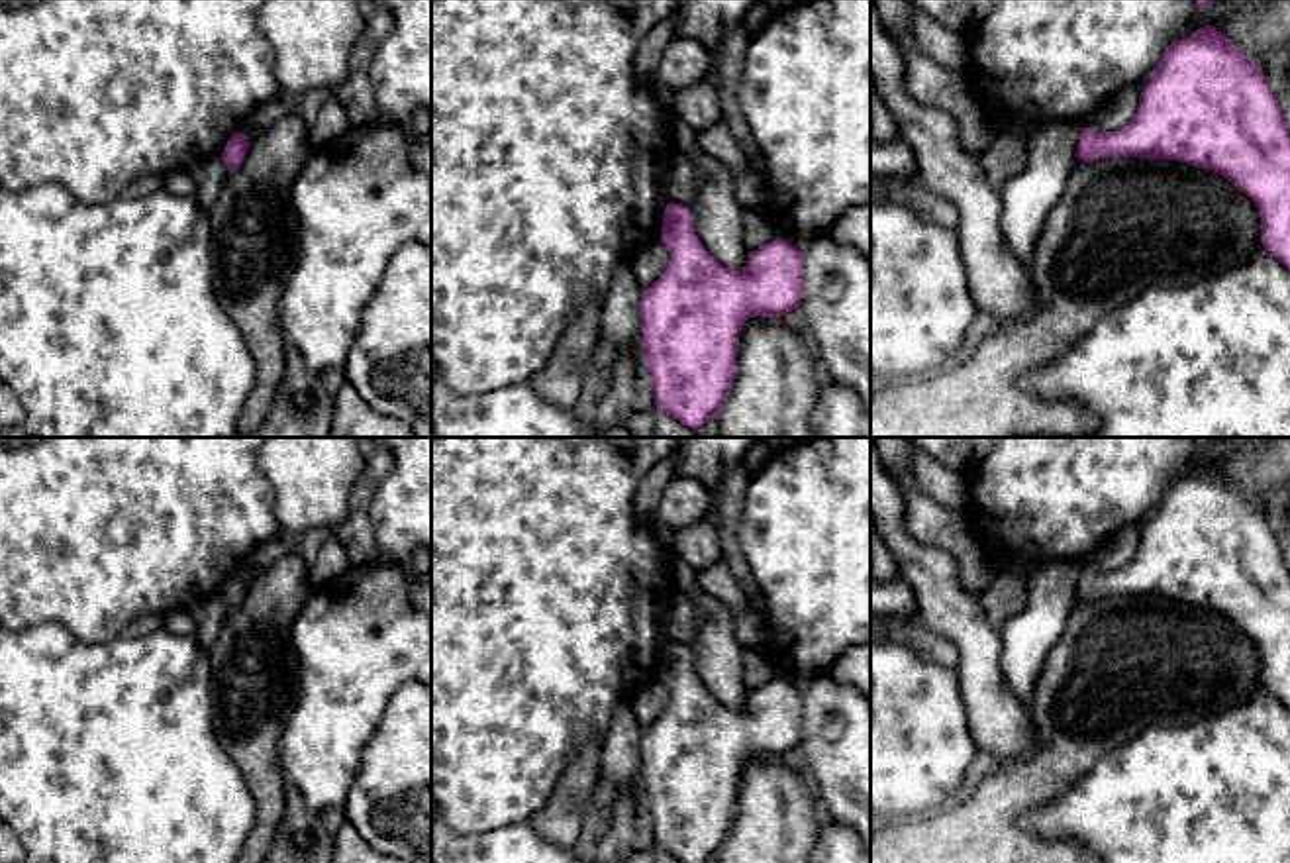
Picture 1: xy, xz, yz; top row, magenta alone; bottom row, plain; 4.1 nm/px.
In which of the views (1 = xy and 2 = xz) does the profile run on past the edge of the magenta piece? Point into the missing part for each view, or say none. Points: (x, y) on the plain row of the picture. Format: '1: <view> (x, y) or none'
1: none
2: none

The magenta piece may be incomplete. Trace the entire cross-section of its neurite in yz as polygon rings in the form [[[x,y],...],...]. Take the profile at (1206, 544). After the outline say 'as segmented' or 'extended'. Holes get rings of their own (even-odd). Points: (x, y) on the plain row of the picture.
[[[1214,465],[1166,486],[1129,565],[1117,571],[1080,567],[1080,600],[1121,594],[1178,600],[1227,618],[1257,643],[1261,683],[1290,710],[1290,567],[1263,508]]]; as segmented

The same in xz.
[[[669,641],[663,679],[670,700],[667,710],[643,732],[639,759],[643,794],[659,849],[680,863],[706,863],[725,841],[737,808],[739,775],[753,755],[782,757],[804,737],[804,692],[774,677],[749,692],[741,710],[723,706],[698,681],[688,645]]]; as segmented

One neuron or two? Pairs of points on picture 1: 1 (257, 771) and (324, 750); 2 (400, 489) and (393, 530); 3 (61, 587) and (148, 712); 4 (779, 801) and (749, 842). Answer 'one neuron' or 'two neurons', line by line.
1: two neurons
2: one neuron
3: two neurons
4: one neuron

